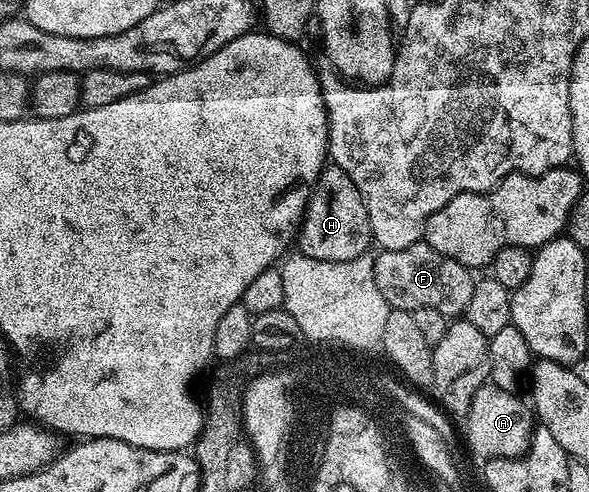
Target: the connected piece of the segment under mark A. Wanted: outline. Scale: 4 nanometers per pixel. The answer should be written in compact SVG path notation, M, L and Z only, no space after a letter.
M492 381L484 383L475 393L468 414L464 416L467 447L476 447L490 457L518 459L529 448L535 430L535 415L530 404L521 400L520 394L499 389Z

